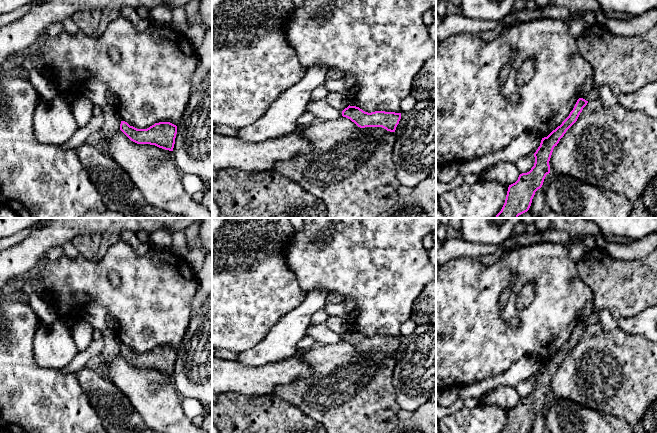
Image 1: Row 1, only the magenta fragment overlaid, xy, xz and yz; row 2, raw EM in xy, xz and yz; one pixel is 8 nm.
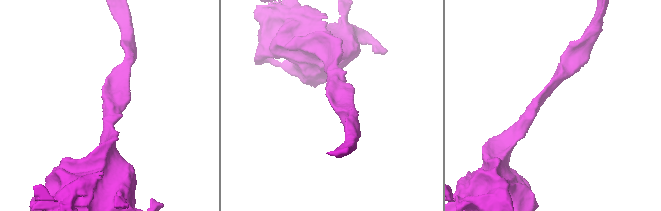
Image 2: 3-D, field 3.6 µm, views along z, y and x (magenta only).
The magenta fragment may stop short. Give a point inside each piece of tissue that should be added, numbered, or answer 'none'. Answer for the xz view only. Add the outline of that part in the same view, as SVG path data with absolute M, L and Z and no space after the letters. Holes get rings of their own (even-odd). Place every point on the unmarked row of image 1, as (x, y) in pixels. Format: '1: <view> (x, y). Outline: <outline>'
none

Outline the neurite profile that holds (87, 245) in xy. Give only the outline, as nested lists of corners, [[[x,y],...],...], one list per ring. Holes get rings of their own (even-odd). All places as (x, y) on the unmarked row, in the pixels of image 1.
[[[94,232],[92,234],[76,236],[71,242],[81,256],[94,261],[100,247],[101,238],[102,234]]]

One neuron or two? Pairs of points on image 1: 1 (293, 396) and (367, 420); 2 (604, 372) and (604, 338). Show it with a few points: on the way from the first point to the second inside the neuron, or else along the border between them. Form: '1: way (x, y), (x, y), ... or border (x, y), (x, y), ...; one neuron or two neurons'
1: way (311, 395), (343, 396), (349, 402); one neuron
2: way (604, 364), (604, 346); one neuron

